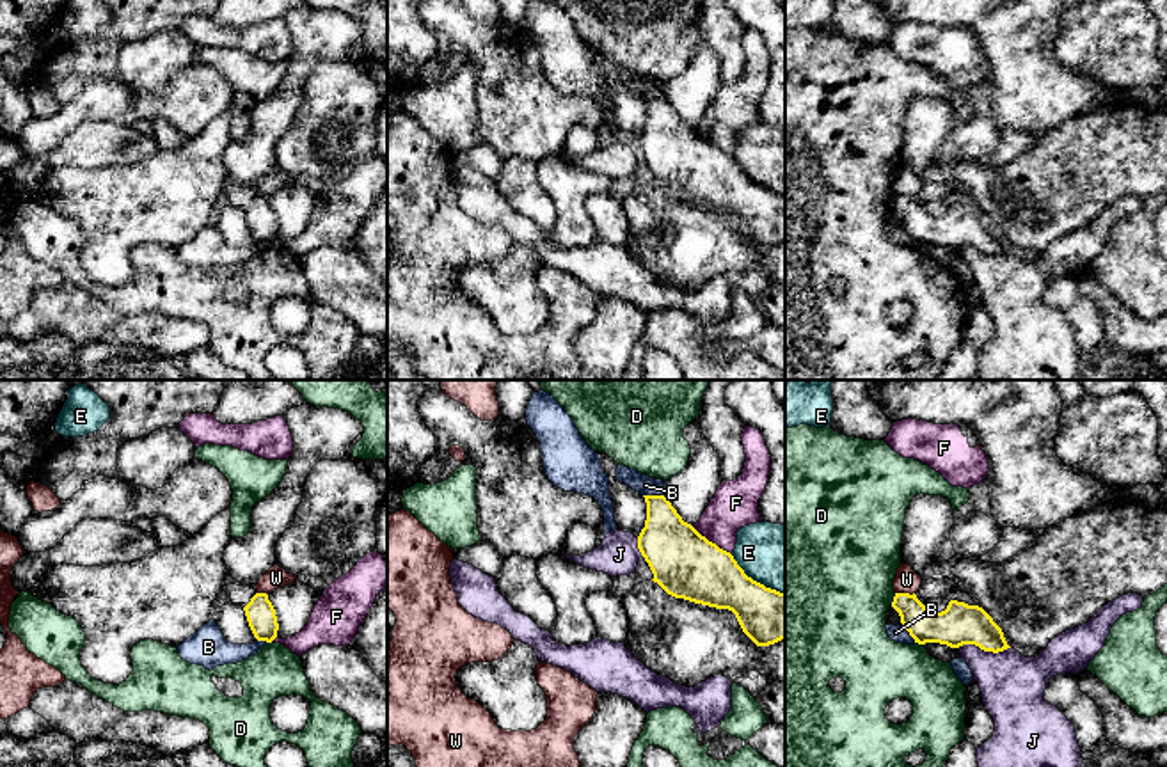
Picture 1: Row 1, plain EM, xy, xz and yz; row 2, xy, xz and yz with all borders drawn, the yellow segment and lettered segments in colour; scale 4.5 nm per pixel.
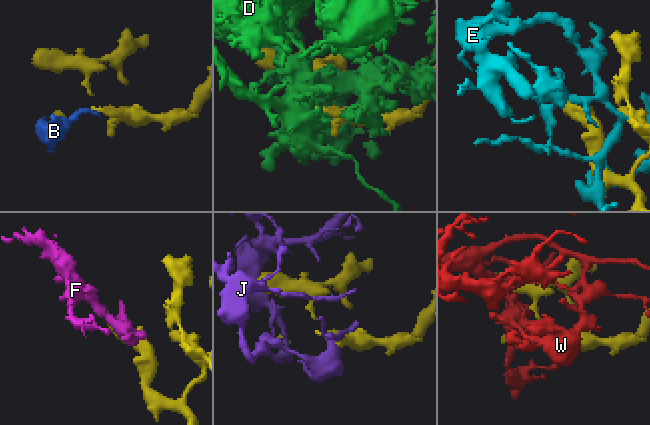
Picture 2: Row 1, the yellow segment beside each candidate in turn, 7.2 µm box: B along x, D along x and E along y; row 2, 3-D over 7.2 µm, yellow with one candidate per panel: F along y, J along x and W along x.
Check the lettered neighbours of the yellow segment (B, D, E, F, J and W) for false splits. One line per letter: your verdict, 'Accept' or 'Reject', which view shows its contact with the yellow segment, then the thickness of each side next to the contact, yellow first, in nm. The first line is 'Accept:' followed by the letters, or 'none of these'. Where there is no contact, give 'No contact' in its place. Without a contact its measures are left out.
Accept: none of these
B: Reject. Touches yellow in xz. Thickness 260 nm (yellow) against 90 nm
D: Reject. Touches yellow in yz. Thickness 140 nm (yellow) against 480 nm
E: Reject. Touches yellow in xz. Thickness 280 nm (yellow) against 300 nm
F: Reject. Touches yellow in xz. Thickness 300 nm (yellow) against 200 nm
J: Reject. Touches yellow in yz. Thickness 190 nm (yellow) against 280 nm
W: Reject. Touches yellow in yz. Thickness 160 nm (yellow) against 110 nm

